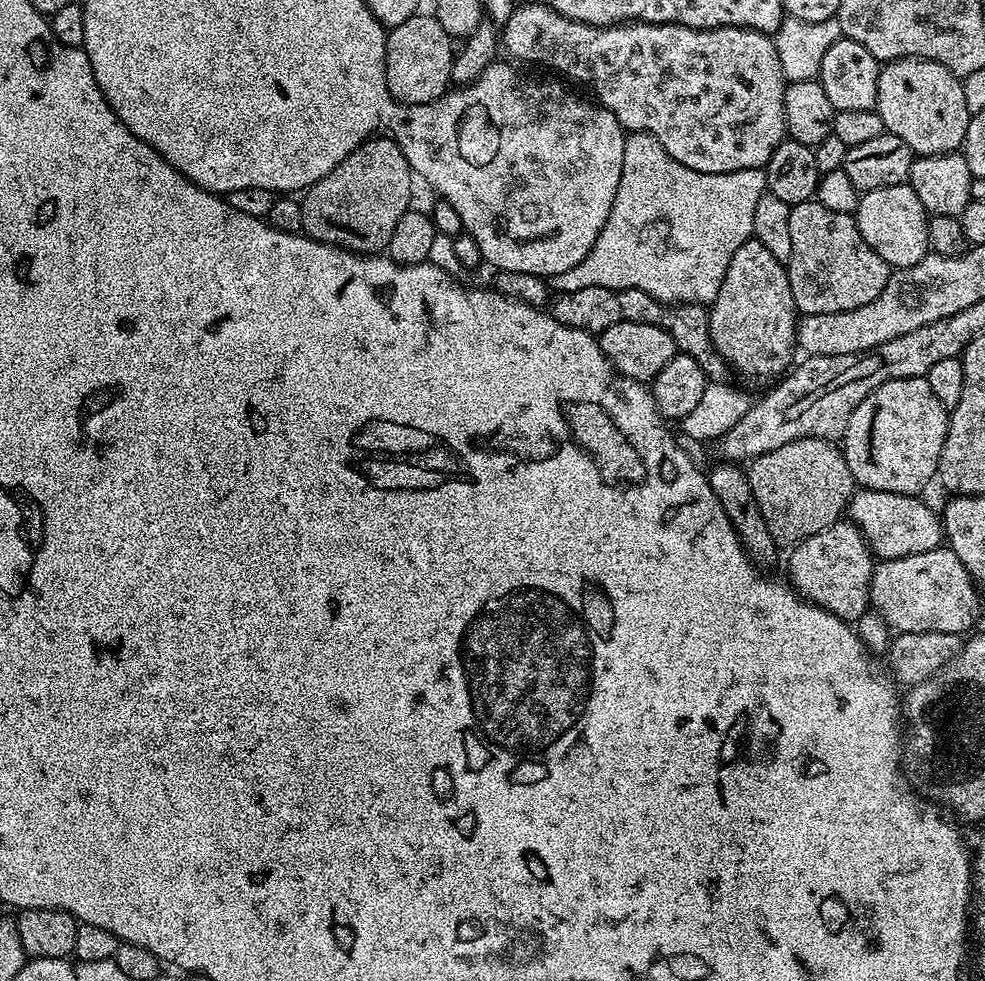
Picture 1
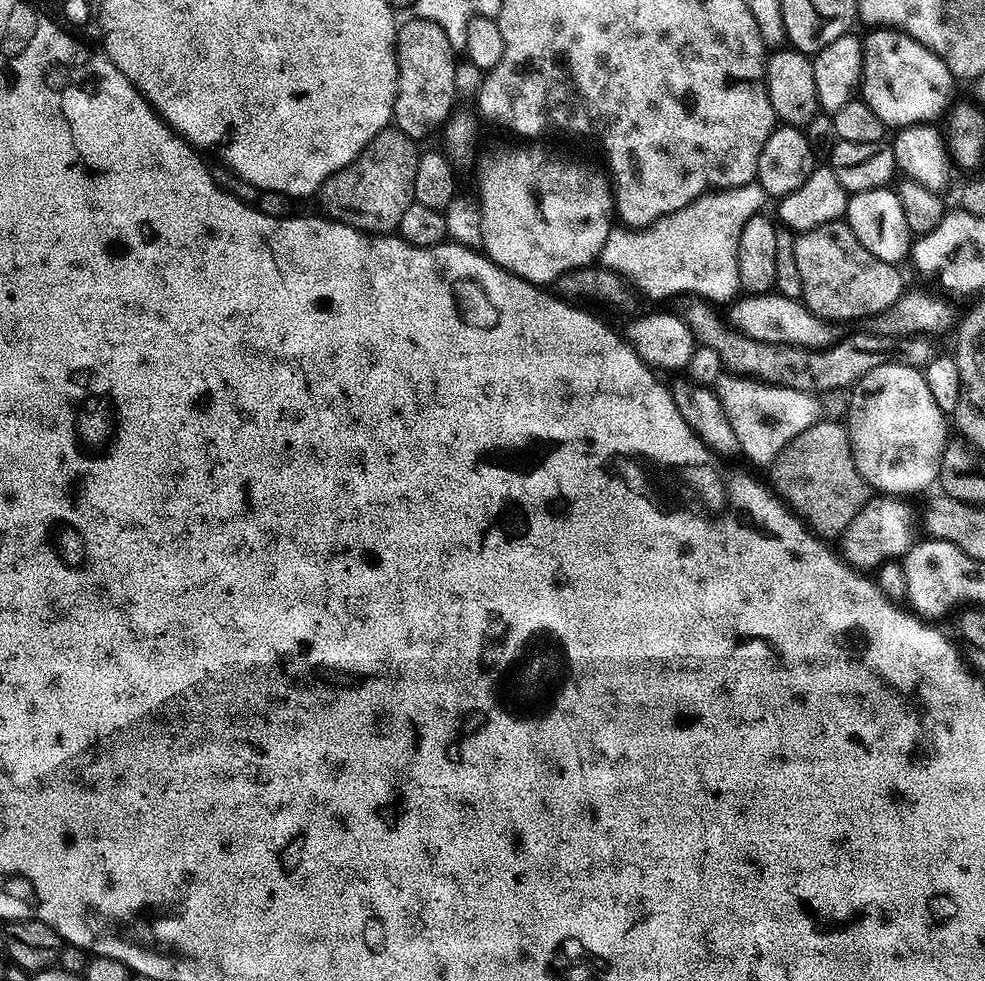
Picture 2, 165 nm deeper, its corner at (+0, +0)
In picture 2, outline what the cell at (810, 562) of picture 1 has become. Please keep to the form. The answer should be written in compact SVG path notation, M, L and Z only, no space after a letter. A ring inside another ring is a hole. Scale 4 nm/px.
M887 494L869 495L866 506L854 514L854 522L846 526L839 541L839 555L844 564L856 570L876 570L888 561L899 561L914 543L912 512L903 499ZM871 568L871 569L868 569Z

